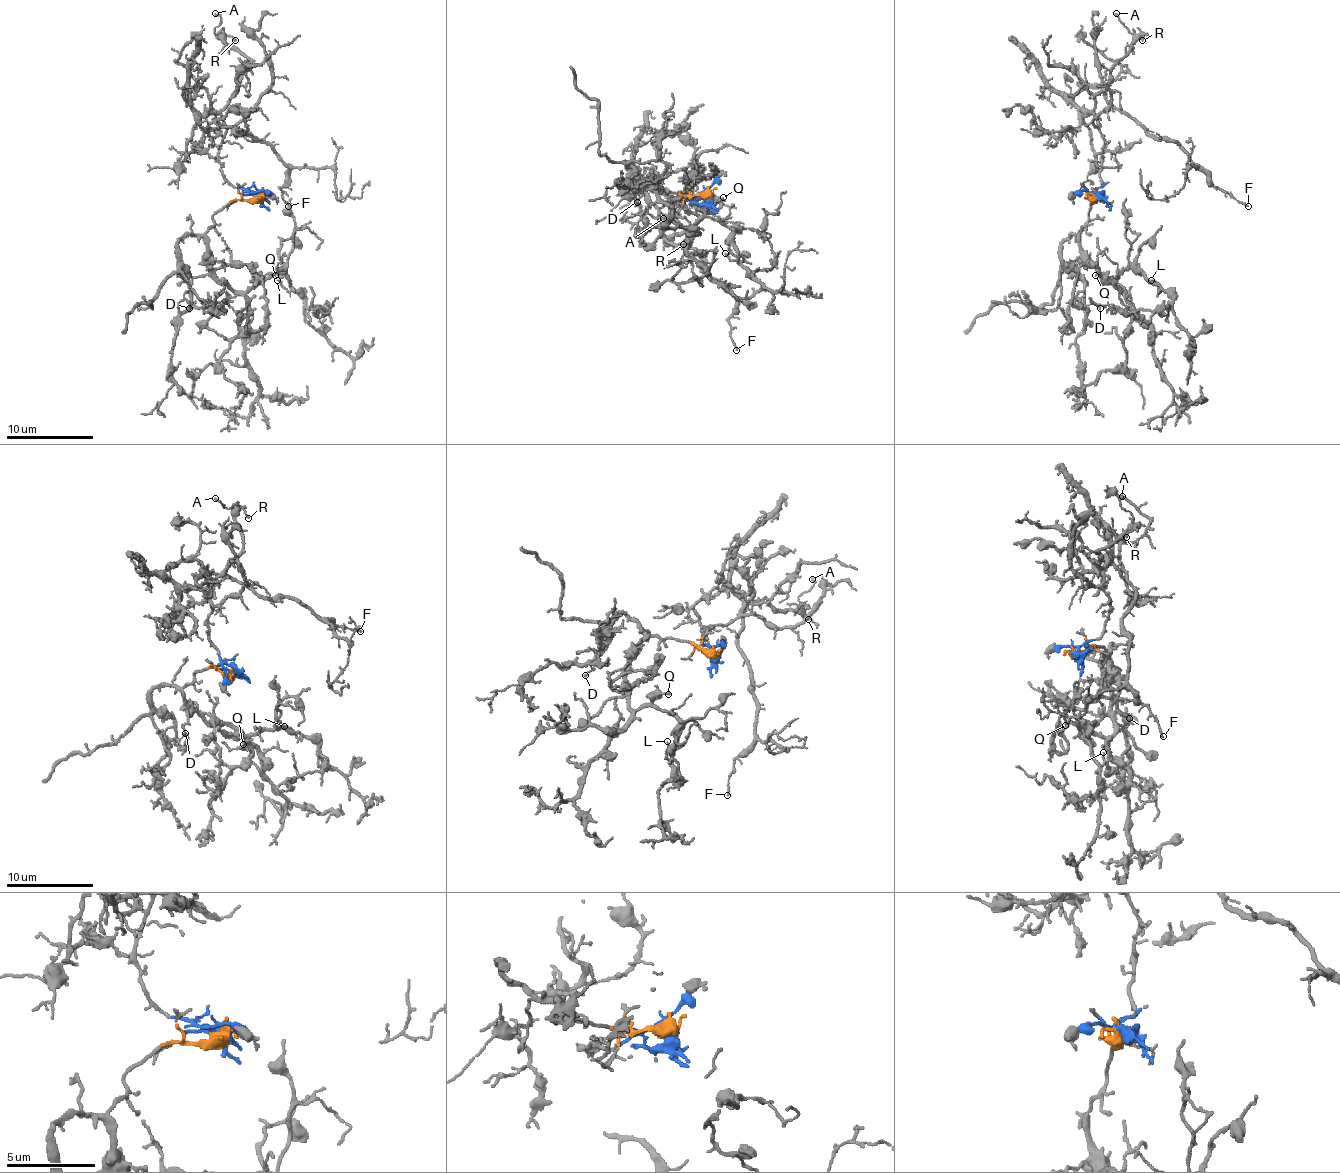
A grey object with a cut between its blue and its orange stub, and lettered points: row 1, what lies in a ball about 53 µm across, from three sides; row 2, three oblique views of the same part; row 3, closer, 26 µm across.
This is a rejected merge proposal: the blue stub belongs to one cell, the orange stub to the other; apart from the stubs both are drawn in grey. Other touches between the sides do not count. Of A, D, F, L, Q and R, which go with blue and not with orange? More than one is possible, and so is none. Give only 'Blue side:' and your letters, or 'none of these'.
Blue side: A, F, R

